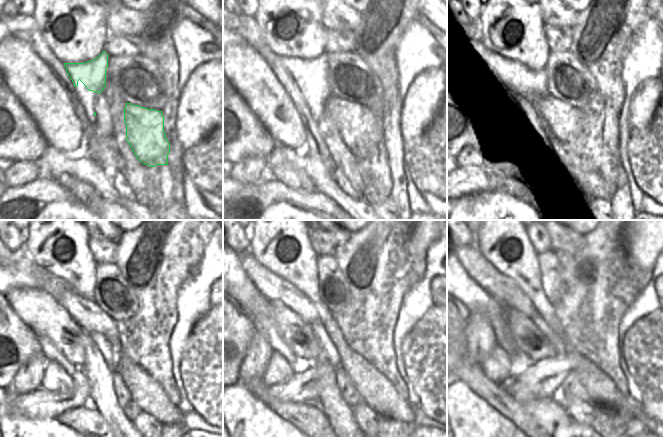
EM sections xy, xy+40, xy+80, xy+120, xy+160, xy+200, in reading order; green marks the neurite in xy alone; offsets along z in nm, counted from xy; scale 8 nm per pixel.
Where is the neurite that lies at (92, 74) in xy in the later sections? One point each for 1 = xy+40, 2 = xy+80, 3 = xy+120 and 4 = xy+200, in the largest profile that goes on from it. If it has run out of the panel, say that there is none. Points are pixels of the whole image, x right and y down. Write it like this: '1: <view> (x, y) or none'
1: xy+40 (315, 71)
2: xy+80 (515, 71)
3: xy+120 (86, 312)
4: xy+200 (500, 287)

